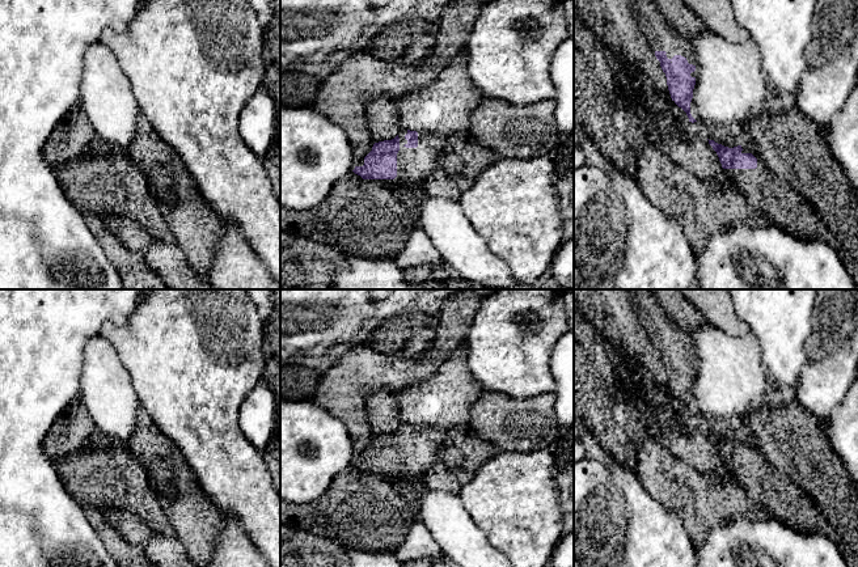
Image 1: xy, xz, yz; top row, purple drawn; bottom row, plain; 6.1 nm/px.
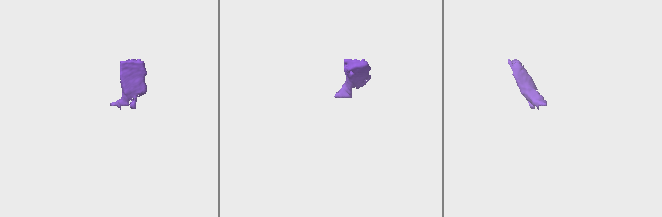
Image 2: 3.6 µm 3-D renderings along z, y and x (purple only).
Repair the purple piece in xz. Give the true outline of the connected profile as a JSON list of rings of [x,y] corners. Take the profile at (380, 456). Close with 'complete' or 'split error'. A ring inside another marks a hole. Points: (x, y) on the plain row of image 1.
[[[402,422],[394,432],[375,436],[352,465],[363,473],[386,475],[402,490],[423,488],[447,432],[439,426]]]; split error

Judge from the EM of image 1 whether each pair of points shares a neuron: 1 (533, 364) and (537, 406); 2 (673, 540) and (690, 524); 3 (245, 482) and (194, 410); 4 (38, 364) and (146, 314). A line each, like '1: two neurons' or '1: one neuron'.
1: two neurons
2: two neurons
3: one neuron
4: two neurons

